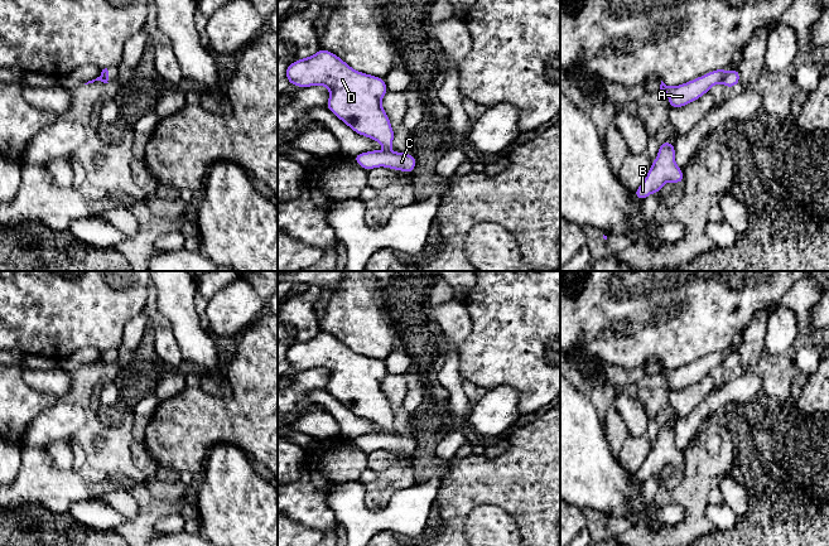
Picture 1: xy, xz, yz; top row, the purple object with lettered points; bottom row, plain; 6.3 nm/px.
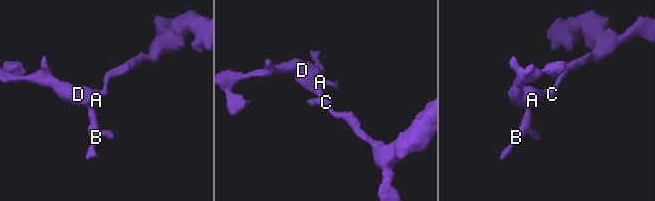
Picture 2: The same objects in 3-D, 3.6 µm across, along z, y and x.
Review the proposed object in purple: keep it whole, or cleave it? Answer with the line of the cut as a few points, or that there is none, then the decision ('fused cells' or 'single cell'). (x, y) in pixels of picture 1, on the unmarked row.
cut in yz along (728, 354), (721, 365); fused cells

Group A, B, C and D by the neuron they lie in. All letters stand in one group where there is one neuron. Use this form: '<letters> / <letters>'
A B D / C

